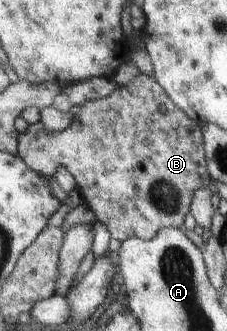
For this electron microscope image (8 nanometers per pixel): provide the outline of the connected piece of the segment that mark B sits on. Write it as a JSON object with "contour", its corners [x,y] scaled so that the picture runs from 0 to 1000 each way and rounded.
{"contour":[[[612,224],[568,257],[524,260],[507,278],[463,296],[396,302],[357,317],[357,335],[330,347],[317,375],[278,396],[211,396],[181,369],[128,375],[119,390],[75,405],[79,462],[88,477],[141,511],[189,523],[194,535],[229,535],[251,505],[286,505],[330,538],[335,571],[361,592],[366,616],[410,634],[427,668],[445,668],[480,695],[493,716],[551,728],[555,722],[612,719],[626,725],[670,725],[687,704],[718,689],[806,686],[815,650],[837,637],[850,580],[872,565],[921,562],[930,535],[912,505],[912,483],[899,459],[885,378],[846,363],[806,332],[762,311],[762,302],[727,281],[727,272],[683,245],[683,236],[639,224]]]}

